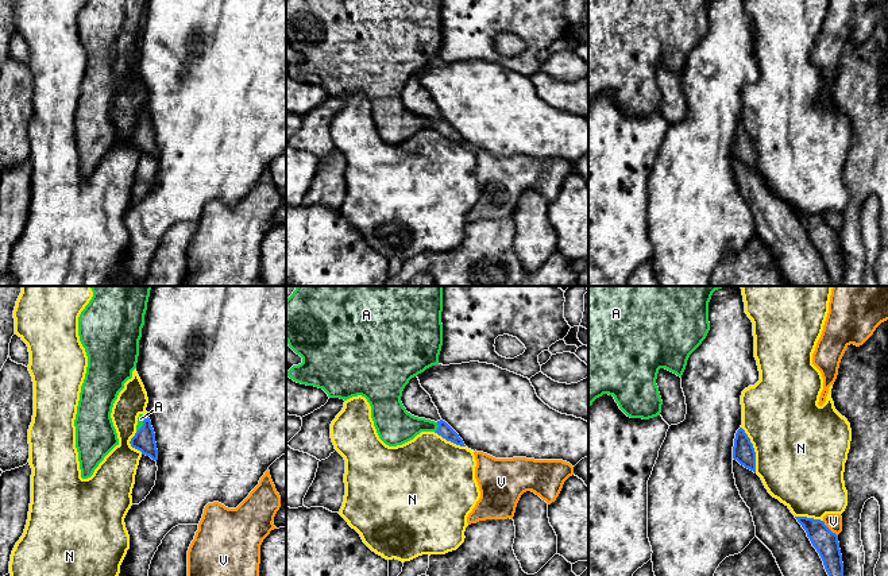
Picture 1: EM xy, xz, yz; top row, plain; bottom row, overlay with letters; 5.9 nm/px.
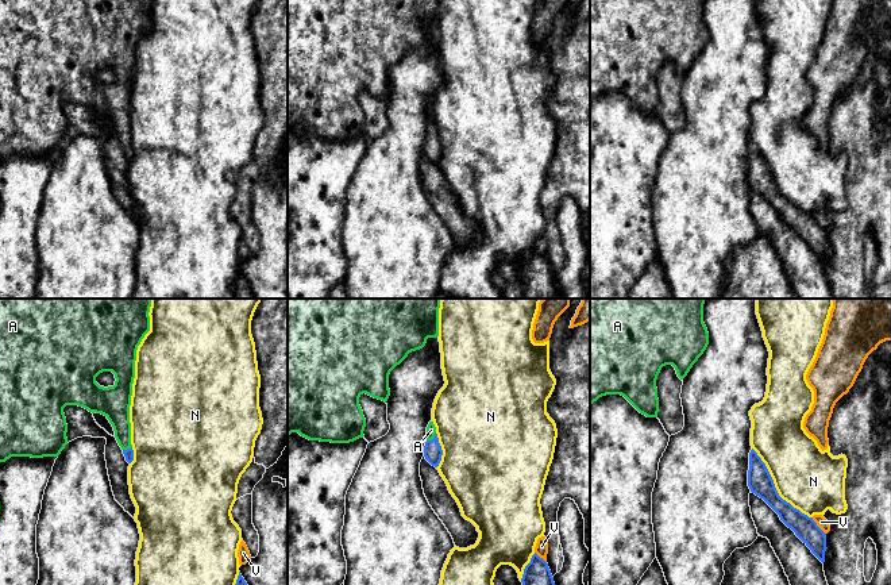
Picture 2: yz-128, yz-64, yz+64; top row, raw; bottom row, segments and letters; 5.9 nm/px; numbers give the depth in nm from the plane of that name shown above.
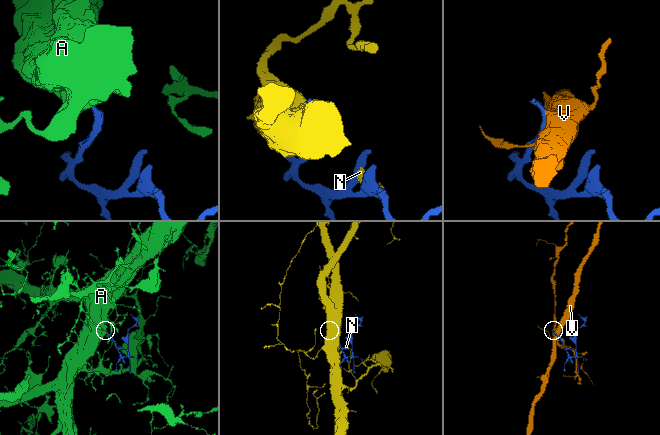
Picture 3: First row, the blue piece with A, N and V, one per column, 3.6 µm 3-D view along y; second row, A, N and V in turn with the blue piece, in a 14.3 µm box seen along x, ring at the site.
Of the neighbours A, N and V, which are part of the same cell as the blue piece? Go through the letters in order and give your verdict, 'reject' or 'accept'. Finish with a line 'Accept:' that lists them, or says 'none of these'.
A: accept
N: reject
V: reject
Accept: A

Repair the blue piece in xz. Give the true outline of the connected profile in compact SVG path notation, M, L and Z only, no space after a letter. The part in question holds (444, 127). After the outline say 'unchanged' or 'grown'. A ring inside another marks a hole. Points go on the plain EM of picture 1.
M286 0L286 39L302 55L286 73L297 81L323 86L329 96L350 97L362 93L371 104L371 116L379 136L389 144L402 143L421 129L435 129L447 139L466 144L443 117L435 120L406 109L401 100L409 78L439 62L443 43L443 0Z | grown

